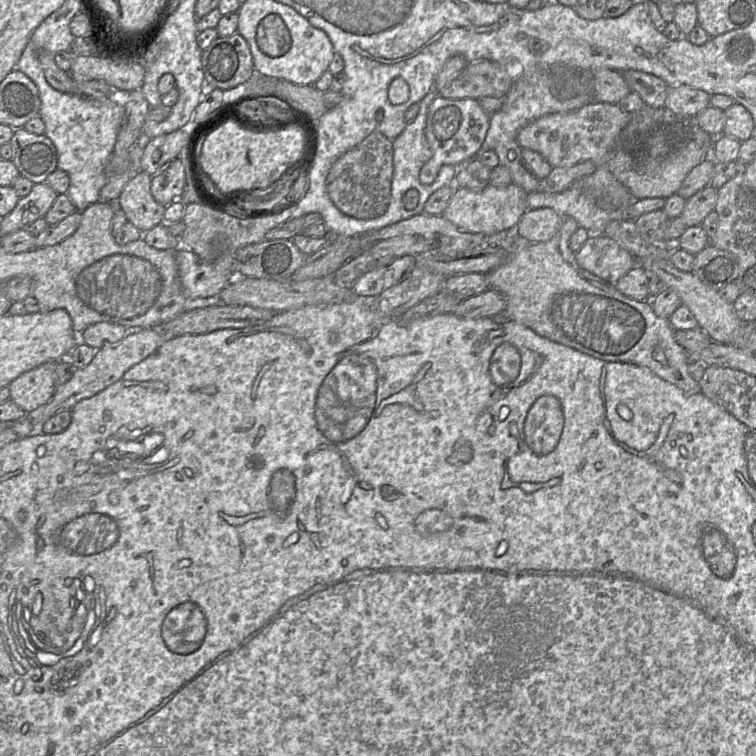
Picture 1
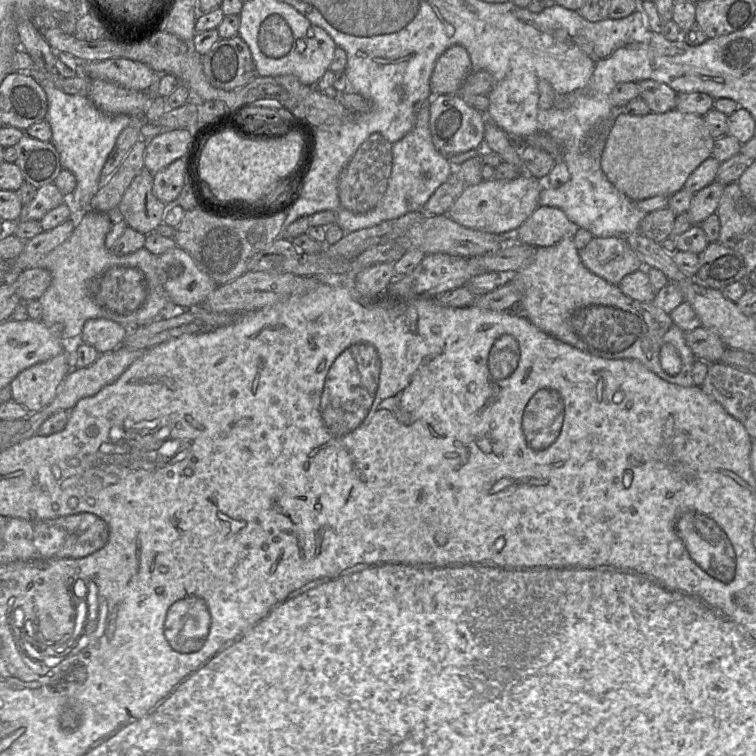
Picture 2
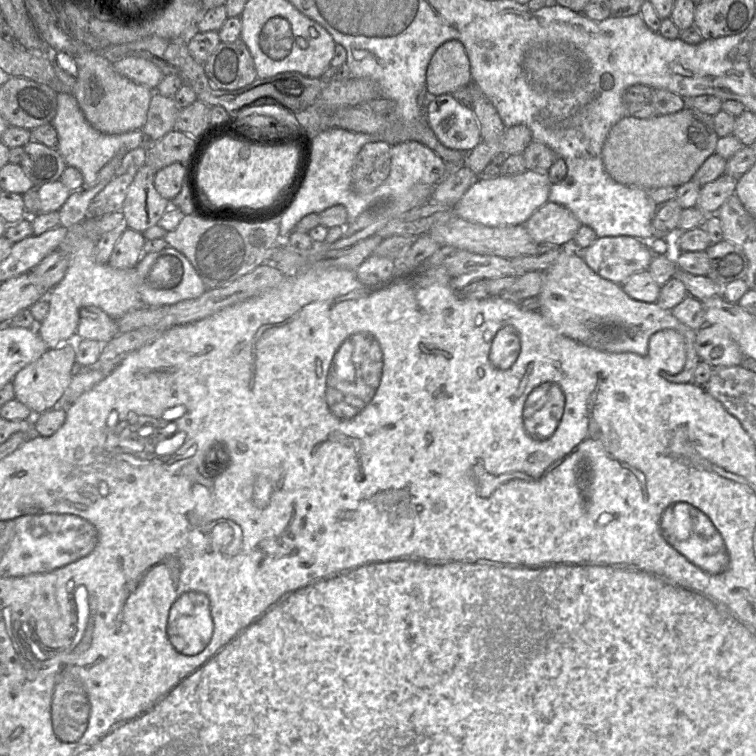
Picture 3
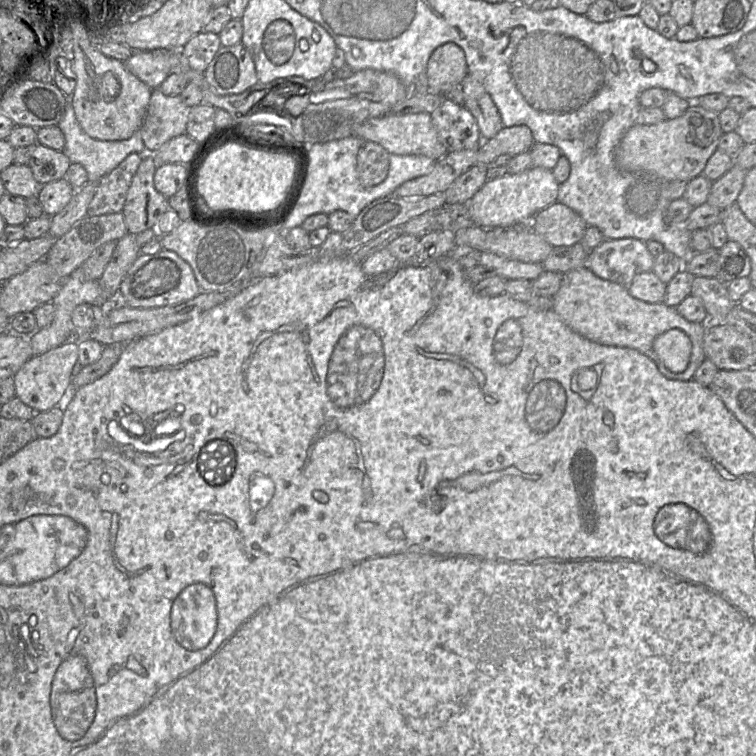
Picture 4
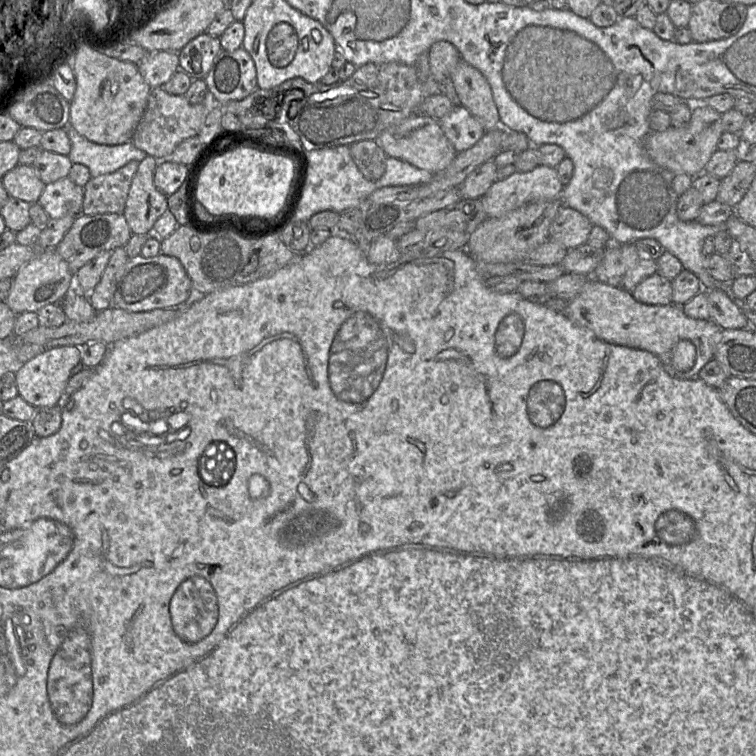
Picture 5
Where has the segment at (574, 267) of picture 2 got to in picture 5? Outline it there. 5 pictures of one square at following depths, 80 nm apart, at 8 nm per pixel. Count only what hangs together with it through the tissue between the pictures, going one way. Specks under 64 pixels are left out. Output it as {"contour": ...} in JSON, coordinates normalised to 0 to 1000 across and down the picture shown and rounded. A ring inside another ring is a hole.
{"contour":[[[783,365],[766,389],[753,399],[750,419],[761,429],[783,437],[800,452],[861,466],[873,475],[886,497],[898,501],[923,499],[929,485],[944,474],[956,437],[940,422],[910,419],[898,403],[852,402],[843,398],[835,386],[799,376]],[[901,450],[914,451],[921,462],[919,480],[906,492],[896,489],[889,480],[889,463]]]}

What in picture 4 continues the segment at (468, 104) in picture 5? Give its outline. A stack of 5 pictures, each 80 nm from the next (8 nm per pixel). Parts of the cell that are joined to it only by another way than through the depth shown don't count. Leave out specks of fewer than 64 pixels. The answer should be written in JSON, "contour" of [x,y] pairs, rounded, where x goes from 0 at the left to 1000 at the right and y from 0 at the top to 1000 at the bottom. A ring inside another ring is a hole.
{"contour":[[[619,98],[611,107],[614,140],[624,149],[639,185],[653,181],[667,167],[656,138],[642,115]]]}

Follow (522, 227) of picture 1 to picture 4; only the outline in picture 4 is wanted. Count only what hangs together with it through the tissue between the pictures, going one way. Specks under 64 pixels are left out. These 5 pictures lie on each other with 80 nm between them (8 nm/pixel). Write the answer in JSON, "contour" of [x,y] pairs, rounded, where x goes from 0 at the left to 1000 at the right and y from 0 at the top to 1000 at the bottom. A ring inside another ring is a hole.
{"contour":[[[738,266],[714,278],[702,288],[702,303],[730,327],[766,321],[778,296],[758,276]]]}

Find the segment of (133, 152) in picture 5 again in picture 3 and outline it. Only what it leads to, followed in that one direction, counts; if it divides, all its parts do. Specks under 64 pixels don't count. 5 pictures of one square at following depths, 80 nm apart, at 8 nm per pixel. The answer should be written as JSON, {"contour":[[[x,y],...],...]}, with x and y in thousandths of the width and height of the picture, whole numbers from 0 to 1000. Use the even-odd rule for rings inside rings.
{"contour":[[[75,123],[75,147],[66,163],[77,180],[75,198],[89,220],[102,222],[110,233],[111,243],[124,242],[132,225],[159,200],[172,200],[185,193],[193,194],[193,181],[188,172],[163,177],[140,177],[124,171],[114,159],[95,123]]]}

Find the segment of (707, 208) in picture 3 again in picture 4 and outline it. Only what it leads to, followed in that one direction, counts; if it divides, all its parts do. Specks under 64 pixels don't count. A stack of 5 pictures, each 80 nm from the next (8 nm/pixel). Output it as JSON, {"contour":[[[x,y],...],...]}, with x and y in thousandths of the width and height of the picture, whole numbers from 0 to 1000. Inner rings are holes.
{"contour":[[[970,218],[955,234],[942,242],[934,269],[954,278],[971,270],[983,249],[988,226]]]}

